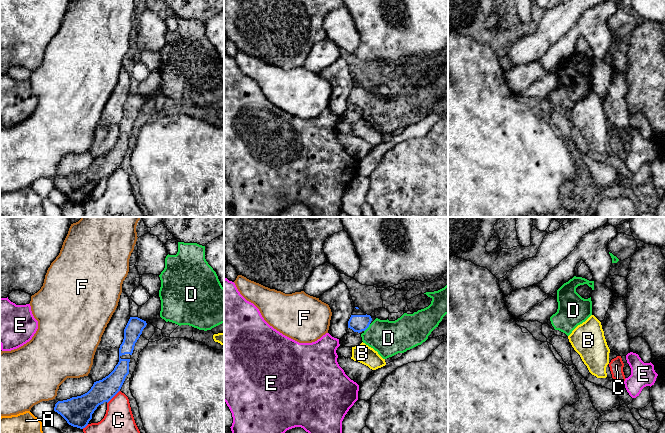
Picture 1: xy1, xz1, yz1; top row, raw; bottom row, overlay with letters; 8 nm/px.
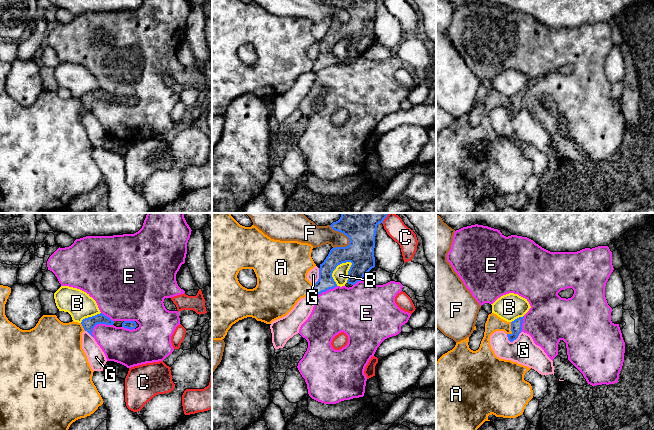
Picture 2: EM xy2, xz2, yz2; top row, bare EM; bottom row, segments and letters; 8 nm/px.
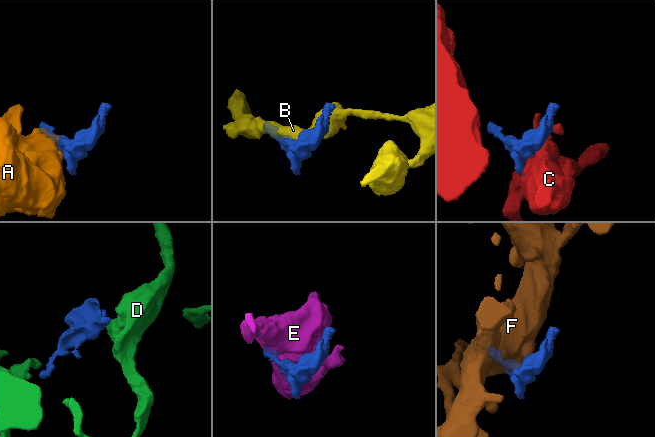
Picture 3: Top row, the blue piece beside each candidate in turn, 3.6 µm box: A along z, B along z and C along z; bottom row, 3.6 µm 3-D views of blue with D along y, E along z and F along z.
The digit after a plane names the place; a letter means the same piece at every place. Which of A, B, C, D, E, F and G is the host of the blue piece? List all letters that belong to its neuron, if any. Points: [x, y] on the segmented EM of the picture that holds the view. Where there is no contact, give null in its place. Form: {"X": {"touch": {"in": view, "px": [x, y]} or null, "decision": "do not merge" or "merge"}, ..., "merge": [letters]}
{"A": {"touch": {"in": "yz2", "px": [511, 329]}, "decision": "do not merge"}, "B": {"touch": {"in": "xz2", "px": [335, 268]}, "decision": "do not merge"}, "C": {"touch": {"in": "xy1", "px": [113, 396]}, "decision": "do not merge"}, "D": {"touch": {"in": "xz1", "px": [367, 327]}, "decision": "merge"}, "E": {"touch": {"in": "xy2", "px": [98, 323]}, "decision": "do not merge"}, "F": {"touch": {"in": "xz2", "px": [343, 233]}, "decision": "do not merge"}, "G": {"touch": {"in": "yz2", "px": [514, 339]}, "decision": "do not merge"}, "merge": ["D"]}

